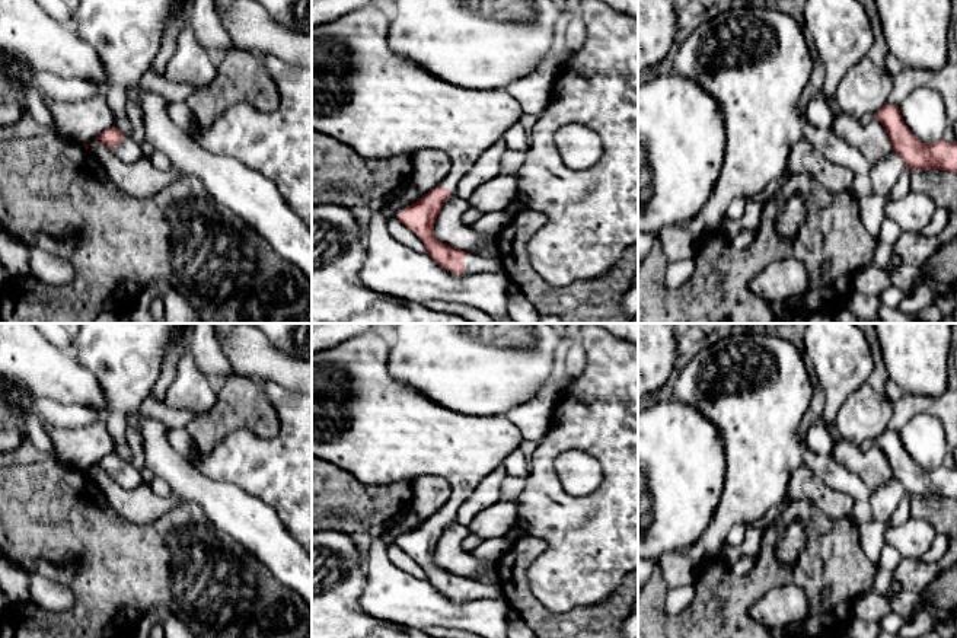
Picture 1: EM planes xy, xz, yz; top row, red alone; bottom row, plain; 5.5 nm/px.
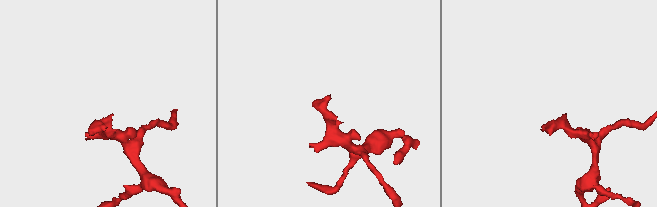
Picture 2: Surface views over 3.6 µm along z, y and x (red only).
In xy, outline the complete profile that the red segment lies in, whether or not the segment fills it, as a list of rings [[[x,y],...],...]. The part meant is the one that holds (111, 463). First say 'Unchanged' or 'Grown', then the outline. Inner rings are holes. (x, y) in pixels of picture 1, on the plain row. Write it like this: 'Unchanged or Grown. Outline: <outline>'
Grown. Outline: [[[117,453],[101,459],[96,466],[111,475],[124,489],[135,489],[144,484],[141,472],[131,462],[124,462]]]

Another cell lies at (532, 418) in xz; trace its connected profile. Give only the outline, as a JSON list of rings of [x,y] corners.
[[[549,380],[530,399],[507,411],[504,417],[519,428],[524,440],[539,443],[548,433],[556,401],[558,393]]]

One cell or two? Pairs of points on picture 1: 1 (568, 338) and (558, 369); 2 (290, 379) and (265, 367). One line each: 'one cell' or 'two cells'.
1: one cell
2: one cell

